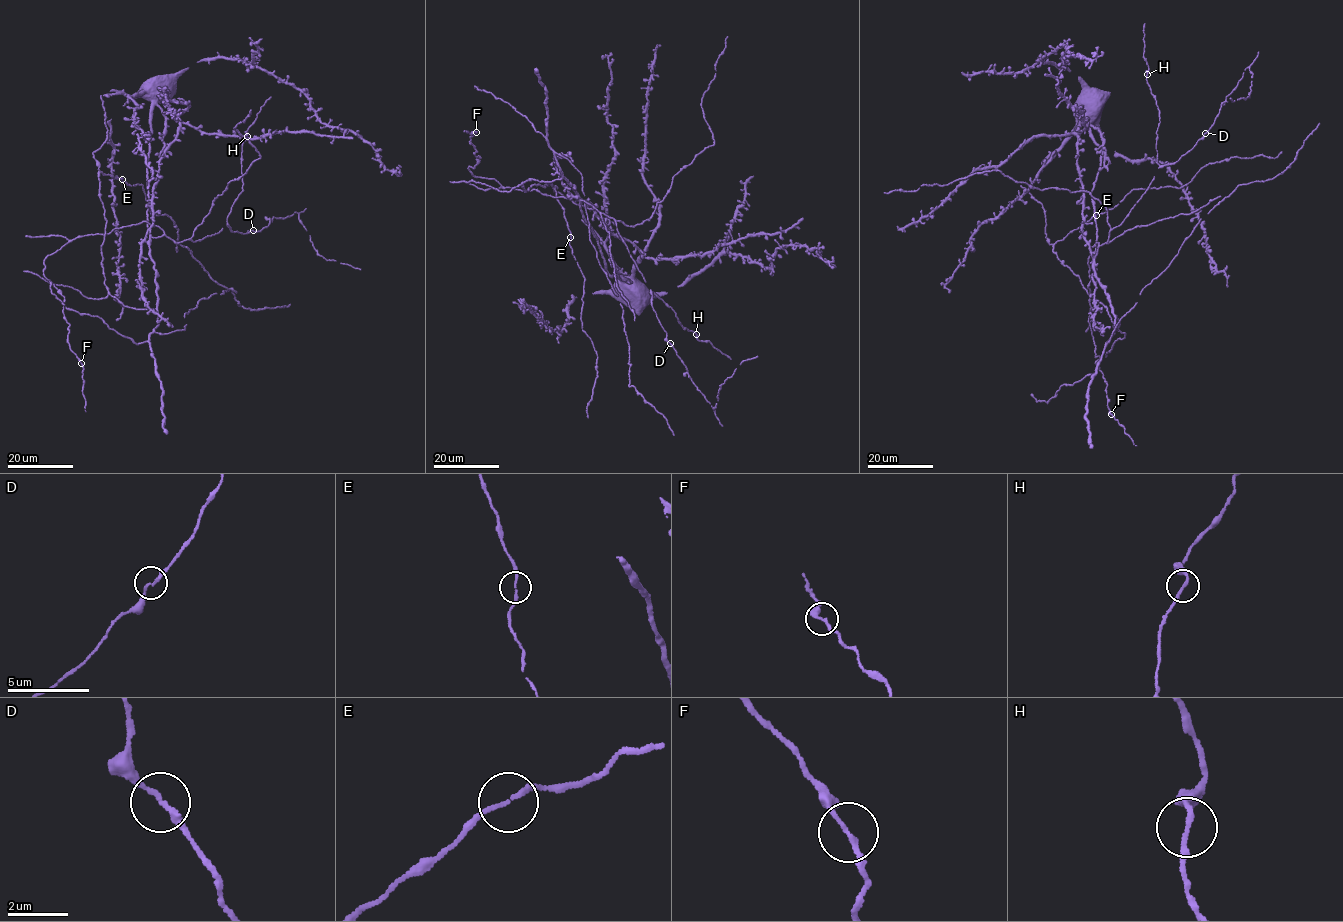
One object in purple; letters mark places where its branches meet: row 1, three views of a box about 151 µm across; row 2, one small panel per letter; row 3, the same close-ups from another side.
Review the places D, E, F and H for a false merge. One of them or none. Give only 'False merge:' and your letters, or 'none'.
False merge: none

